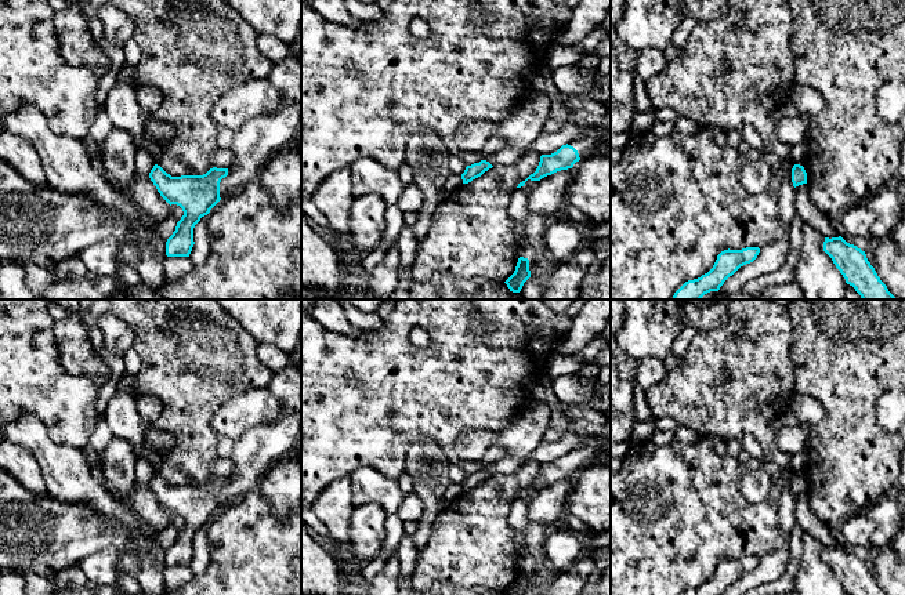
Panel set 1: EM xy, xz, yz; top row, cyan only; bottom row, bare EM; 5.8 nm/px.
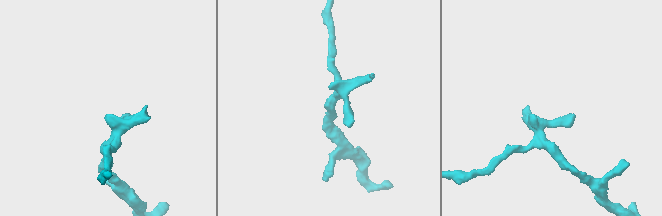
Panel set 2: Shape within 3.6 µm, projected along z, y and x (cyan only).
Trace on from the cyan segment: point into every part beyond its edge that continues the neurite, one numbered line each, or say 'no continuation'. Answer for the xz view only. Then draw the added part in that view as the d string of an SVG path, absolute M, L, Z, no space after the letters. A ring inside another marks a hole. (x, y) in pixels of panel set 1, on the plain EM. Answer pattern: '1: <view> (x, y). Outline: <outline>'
1: xz (586, 456). Outline: M583 447L583 449L573 449L568 454L573 456L578 460L580 468L584 468L593 464L594 461L602 458L608 453L607 450L597 447Z

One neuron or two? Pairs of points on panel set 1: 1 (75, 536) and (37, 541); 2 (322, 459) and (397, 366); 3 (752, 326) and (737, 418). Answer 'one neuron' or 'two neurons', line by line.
1: one neuron
2: one neuron
3: one neuron

